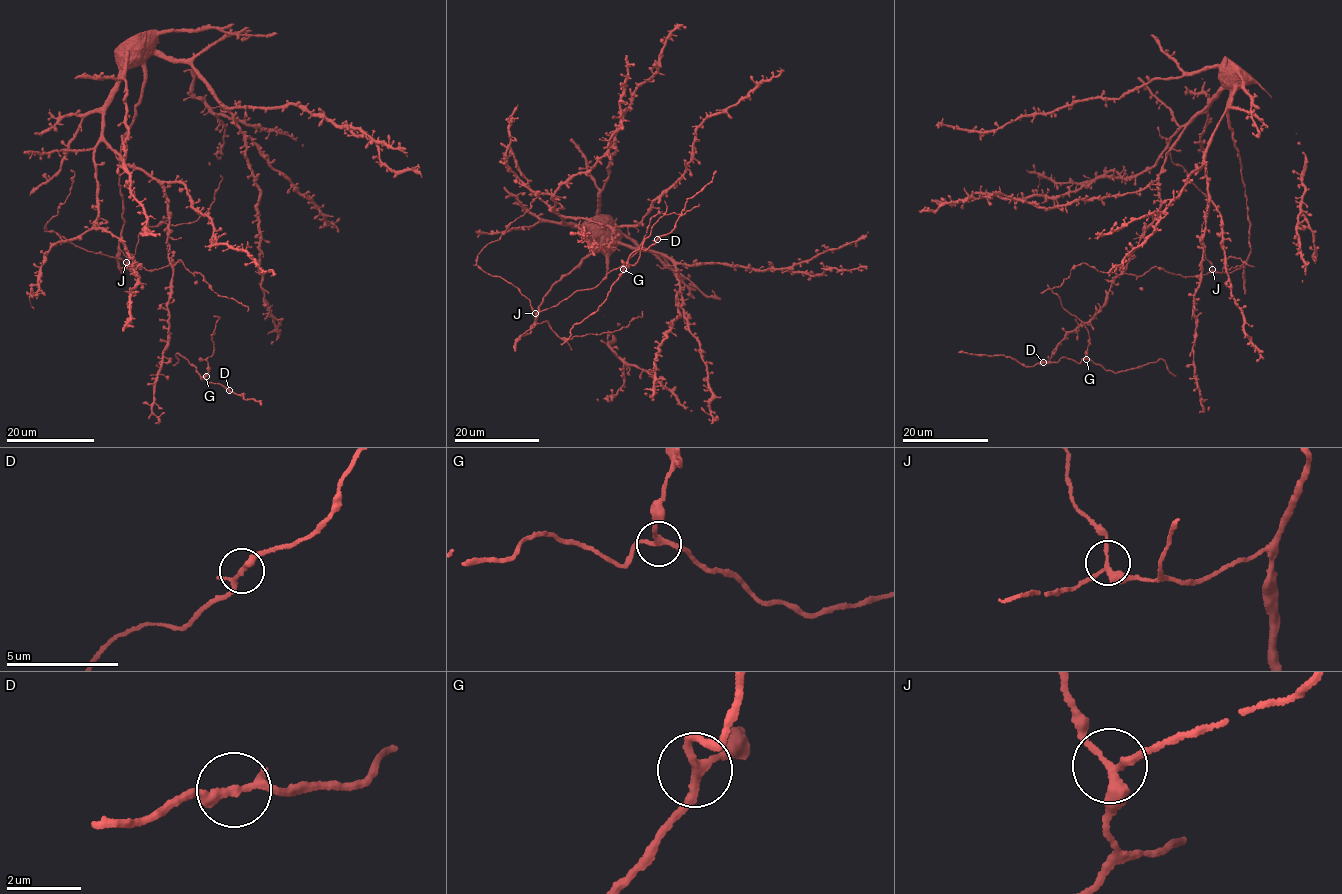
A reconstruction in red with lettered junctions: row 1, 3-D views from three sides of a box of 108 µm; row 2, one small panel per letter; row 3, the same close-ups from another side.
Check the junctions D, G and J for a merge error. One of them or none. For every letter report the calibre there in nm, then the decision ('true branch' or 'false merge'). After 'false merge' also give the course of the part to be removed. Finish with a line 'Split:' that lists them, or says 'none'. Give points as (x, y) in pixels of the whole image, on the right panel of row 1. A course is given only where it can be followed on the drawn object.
D: 200 nm thick; true branch
G: 200 nm thick; true branch
J: 200 nm thick; true branch
Split: none

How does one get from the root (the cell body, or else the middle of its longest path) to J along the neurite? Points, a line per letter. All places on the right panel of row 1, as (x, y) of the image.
J: (1247, 201), (1251, 248), (1247, 261), (1239, 269), (1227, 273), (1212, 269)

